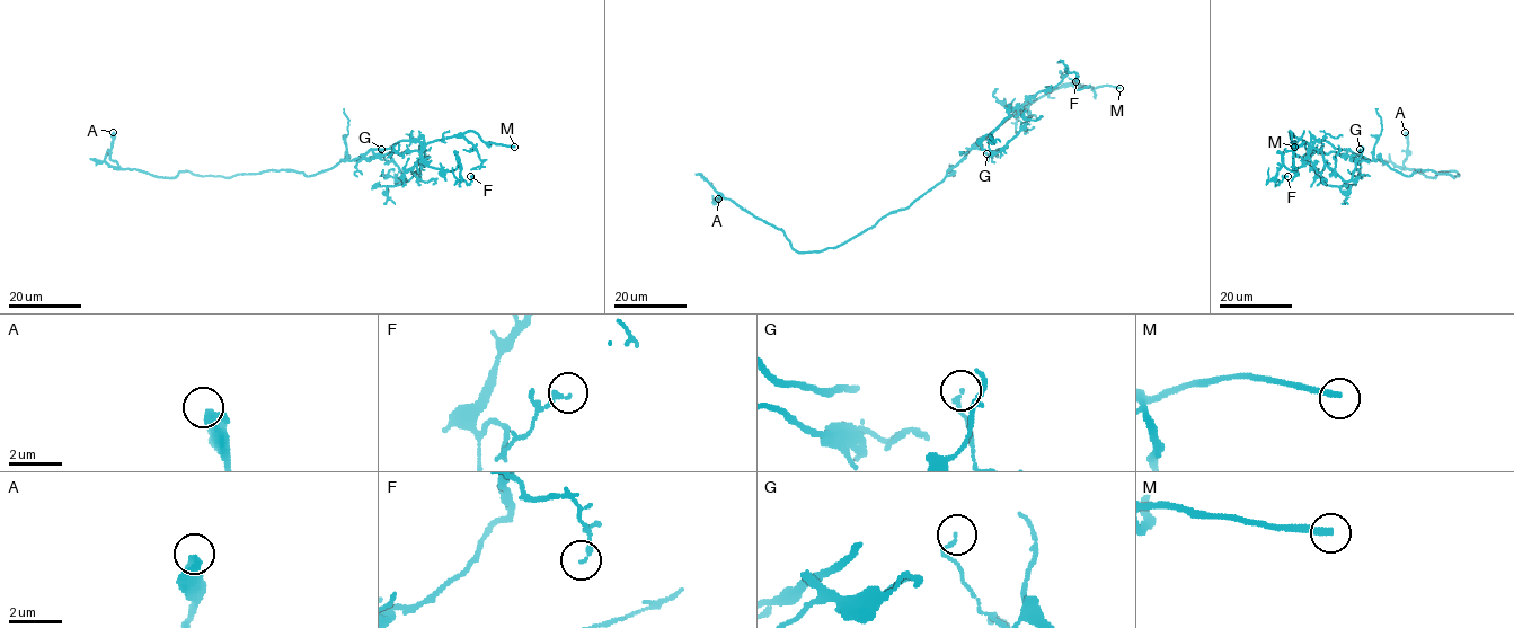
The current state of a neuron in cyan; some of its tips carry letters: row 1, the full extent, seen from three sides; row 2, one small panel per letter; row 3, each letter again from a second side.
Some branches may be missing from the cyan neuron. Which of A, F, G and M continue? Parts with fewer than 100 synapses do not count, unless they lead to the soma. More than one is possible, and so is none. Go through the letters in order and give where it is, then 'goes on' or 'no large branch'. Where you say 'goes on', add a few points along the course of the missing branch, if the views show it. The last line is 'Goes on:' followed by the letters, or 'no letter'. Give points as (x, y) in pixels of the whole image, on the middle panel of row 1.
A: at (718, 198); no large branch
F: at (1076, 81); no large branch
G: at (986, 153); no large branch
M: at (1119, 88); goes on; missing branch runs (1119, 88), (1147, 96), (1201, 127)
Goes on: M

